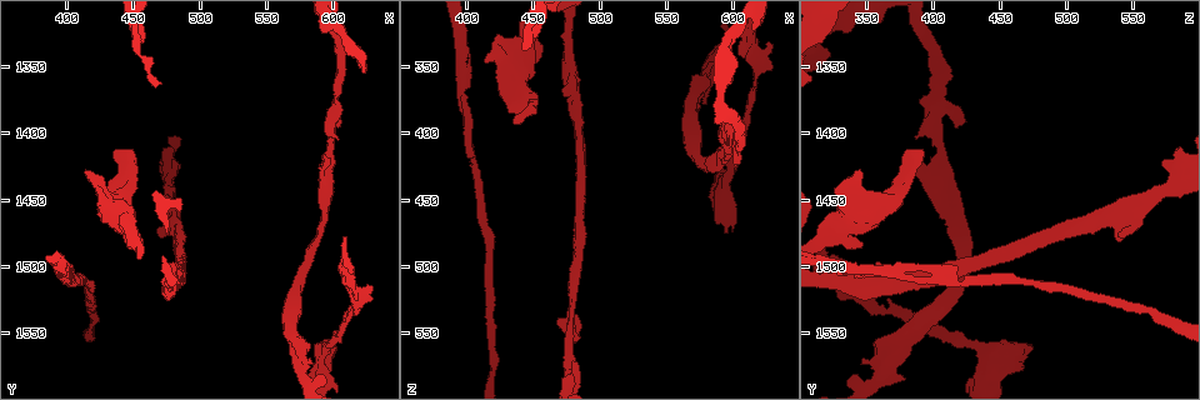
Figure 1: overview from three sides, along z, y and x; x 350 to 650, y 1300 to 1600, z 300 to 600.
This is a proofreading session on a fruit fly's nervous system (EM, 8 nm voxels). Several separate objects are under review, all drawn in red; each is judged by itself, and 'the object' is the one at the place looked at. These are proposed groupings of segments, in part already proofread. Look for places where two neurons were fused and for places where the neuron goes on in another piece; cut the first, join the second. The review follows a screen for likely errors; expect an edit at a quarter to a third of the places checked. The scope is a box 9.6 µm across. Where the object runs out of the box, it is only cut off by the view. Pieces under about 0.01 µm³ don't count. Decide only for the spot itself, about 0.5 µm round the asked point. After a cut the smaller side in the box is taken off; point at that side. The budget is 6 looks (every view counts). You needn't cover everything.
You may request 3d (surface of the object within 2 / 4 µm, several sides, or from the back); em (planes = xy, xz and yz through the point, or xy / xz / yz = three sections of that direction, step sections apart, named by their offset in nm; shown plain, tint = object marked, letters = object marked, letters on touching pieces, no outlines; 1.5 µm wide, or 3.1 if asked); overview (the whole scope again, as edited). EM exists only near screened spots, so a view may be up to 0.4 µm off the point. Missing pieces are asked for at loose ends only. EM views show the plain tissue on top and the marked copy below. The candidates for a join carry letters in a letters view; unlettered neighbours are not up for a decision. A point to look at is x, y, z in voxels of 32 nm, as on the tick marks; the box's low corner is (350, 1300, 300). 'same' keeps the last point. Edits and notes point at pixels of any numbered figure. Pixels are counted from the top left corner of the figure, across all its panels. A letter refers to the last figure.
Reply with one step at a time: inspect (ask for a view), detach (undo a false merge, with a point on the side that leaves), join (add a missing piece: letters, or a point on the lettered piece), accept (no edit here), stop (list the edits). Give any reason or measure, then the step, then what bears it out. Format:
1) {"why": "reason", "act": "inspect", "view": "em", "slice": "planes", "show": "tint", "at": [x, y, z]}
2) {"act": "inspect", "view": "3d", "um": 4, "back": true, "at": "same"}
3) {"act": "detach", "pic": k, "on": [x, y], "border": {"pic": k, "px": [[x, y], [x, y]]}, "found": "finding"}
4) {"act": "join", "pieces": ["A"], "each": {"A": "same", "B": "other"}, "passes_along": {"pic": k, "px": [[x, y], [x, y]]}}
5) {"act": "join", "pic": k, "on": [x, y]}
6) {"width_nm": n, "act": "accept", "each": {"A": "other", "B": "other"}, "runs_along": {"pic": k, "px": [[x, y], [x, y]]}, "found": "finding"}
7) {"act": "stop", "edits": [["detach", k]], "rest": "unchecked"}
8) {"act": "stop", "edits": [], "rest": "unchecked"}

{"why": "branch stops here", "act": "inspect", "view": "em", "slice": "planes", "show": "tint", "at": [592, 1562, 474]}

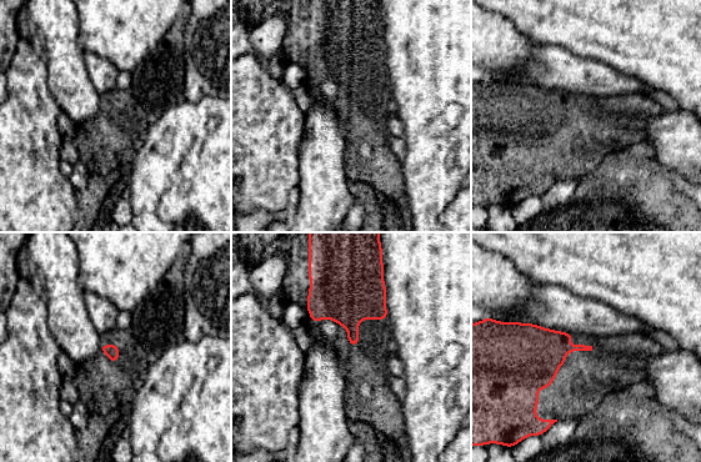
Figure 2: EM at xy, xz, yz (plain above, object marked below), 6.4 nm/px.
{"act": "inspect", "view": "em", "slice": "planes", "show": "letters", "at": "same"}

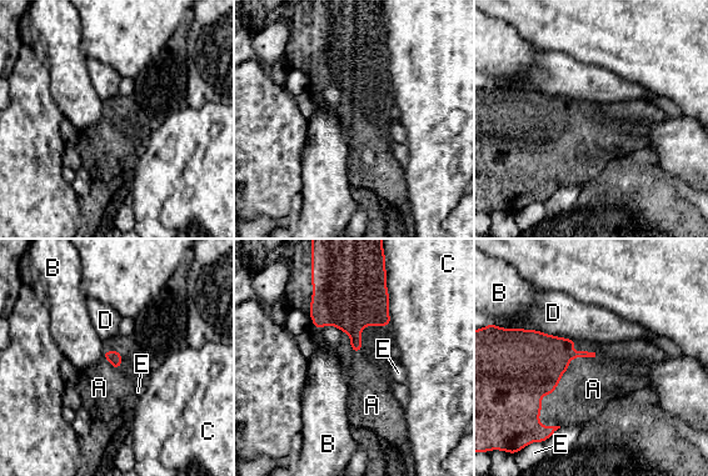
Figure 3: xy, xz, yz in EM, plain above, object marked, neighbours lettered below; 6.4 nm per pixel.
{"act": "join", "pieces": ["A"], "each": {"A": "same", "B": "other", "C": "other", "D": "other", "E": "other"}, "passes_along": {"pic": 3, "px": [[114, 357], [111, 365], [99, 387]]}, "found": "it goes on there"}

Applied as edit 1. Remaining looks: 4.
{"act": "inspect", "view": "3d", "um": 4, "at": [572, 1516, 418]}

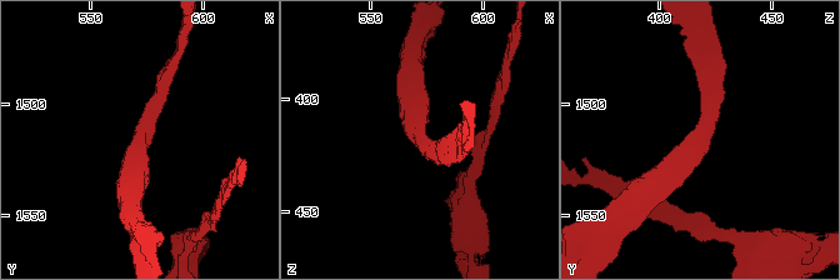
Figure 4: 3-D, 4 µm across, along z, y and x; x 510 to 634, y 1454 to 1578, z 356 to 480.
{"act": "inspect", "view": "em", "slice": "planes", "show": "letters", "at": [572, 1516, 417]}

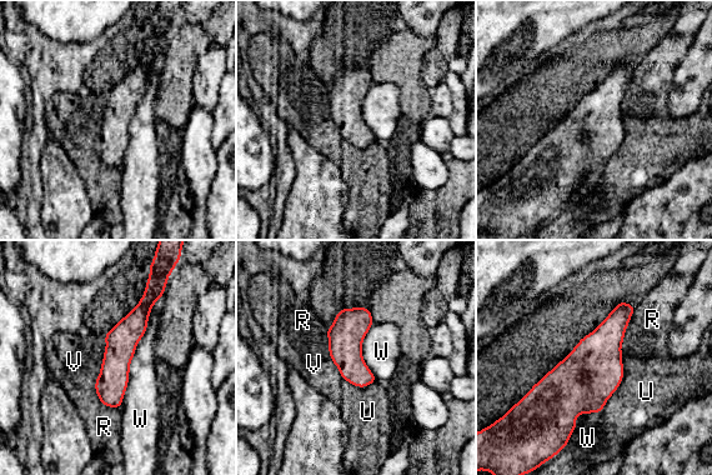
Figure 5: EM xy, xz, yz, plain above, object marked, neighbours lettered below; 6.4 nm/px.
{"width_nm": 200, "act": "accept", "each": {"R": "other", "U": "other", "V": "other", "W": "other"}, "border": {"pic": 5, "px": [[161, 295], [138, 343], [121, 405]]}, "found": "all the same neuron"}

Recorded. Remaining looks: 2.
{"why": "free end", "act": "inspect", "view": "3d", "um": 2, "at": [454, 1482, 348]}

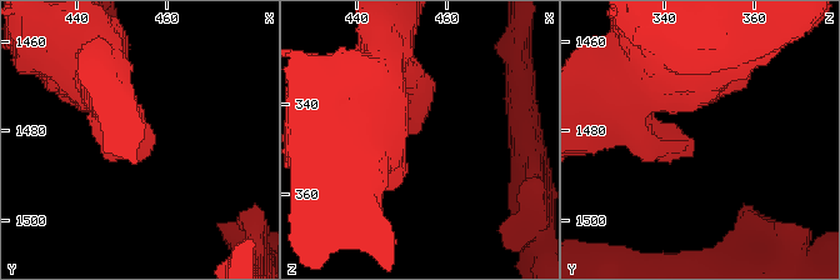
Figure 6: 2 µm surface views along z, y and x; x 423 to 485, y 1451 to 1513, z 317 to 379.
{"why": "need the tissue", "act": "inspect", "view": "em", "slice": "xz", "step": 8, "show": "letters", "at": [452, 1484, 347]}

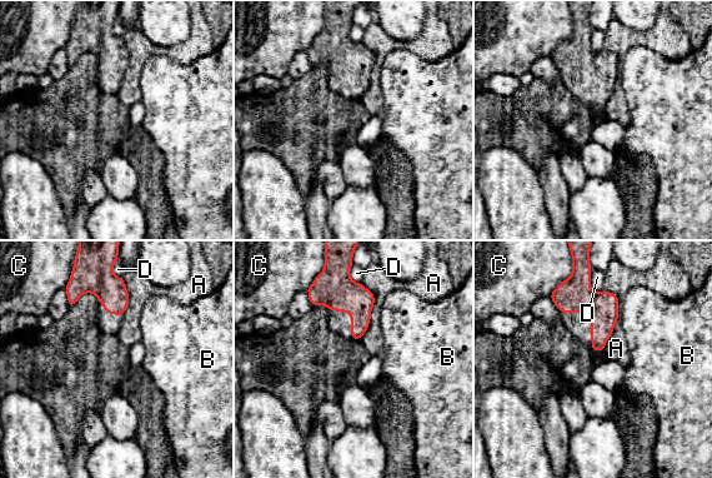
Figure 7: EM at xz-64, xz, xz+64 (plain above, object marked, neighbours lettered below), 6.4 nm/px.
{"act": "accept", "each": {"A": "other", "B": "other", "C": "other", "D": "other"}, "border": {"pic": 7, "px": [[361, 282], [374, 307], [359, 339]]}, "found": "no lettered piece goes on from it"}

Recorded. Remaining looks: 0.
{"act": "stop", "edits": [["join", 3]], "rest": "unchecked"}

